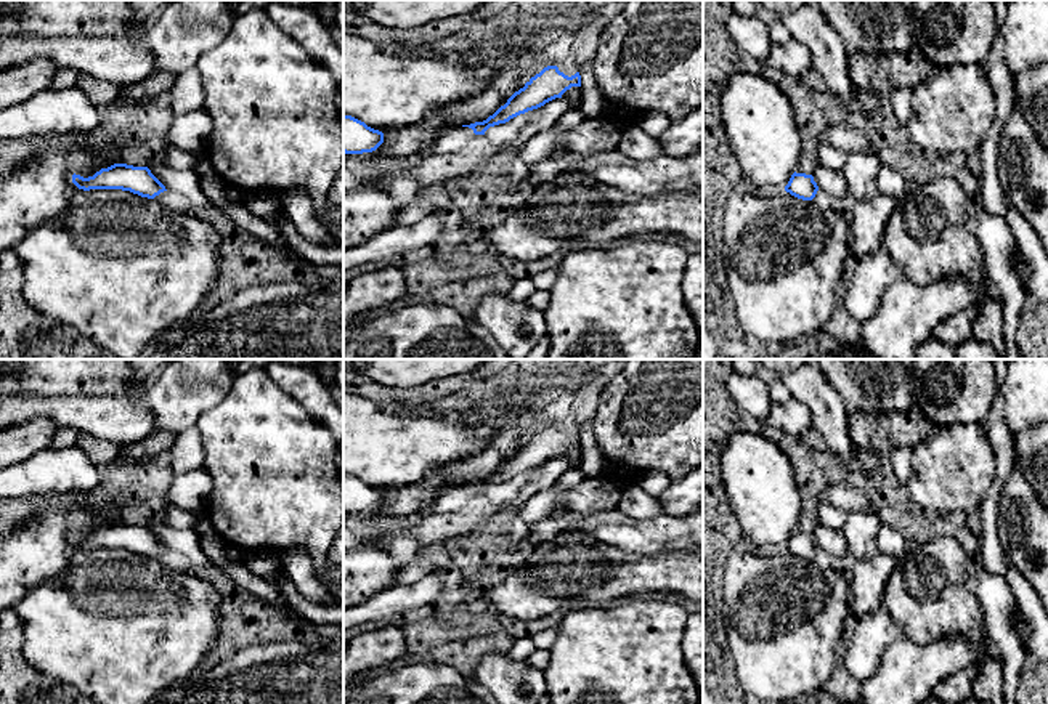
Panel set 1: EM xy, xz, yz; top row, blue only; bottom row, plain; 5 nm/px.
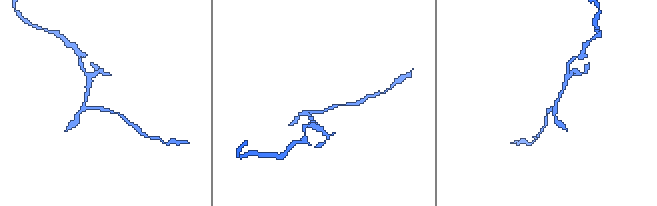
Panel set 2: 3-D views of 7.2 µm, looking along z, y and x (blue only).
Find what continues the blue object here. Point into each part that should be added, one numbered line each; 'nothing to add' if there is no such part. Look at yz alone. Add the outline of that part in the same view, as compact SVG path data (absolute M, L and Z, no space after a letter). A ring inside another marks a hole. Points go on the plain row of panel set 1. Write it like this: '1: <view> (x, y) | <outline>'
nothing to add

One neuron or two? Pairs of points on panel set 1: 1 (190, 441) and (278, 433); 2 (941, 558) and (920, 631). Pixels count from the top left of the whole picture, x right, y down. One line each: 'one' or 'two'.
1: two
2: one

